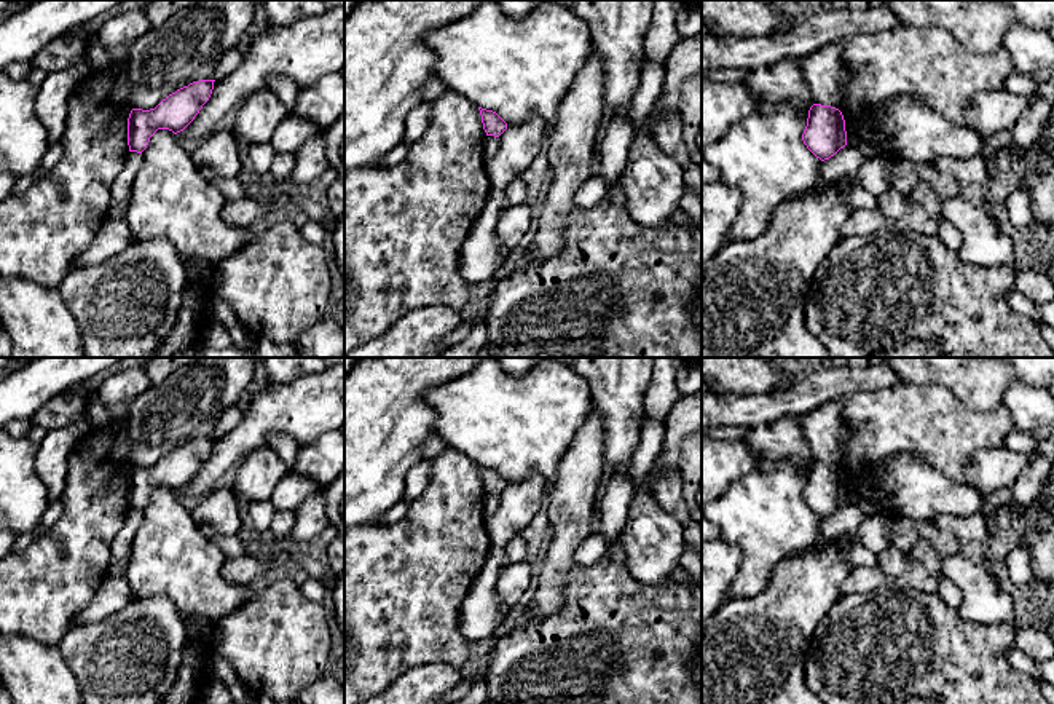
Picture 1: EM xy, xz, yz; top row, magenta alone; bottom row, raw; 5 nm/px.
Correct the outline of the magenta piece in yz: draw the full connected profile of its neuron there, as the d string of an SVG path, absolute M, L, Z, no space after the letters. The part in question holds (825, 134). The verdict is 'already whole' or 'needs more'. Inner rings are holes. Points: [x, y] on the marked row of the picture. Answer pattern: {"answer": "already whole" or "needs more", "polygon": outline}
{"answer": "already whole", "polygon": "M813 104L802 134L807 148L821 161L847 145L845 120L839 109Z"}

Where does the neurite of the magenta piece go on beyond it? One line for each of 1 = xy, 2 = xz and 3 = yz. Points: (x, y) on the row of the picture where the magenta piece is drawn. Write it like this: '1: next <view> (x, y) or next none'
1: next none
2: next none
3: next none

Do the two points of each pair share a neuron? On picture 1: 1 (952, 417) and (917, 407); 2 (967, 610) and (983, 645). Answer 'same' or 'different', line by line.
1: same
2: different

